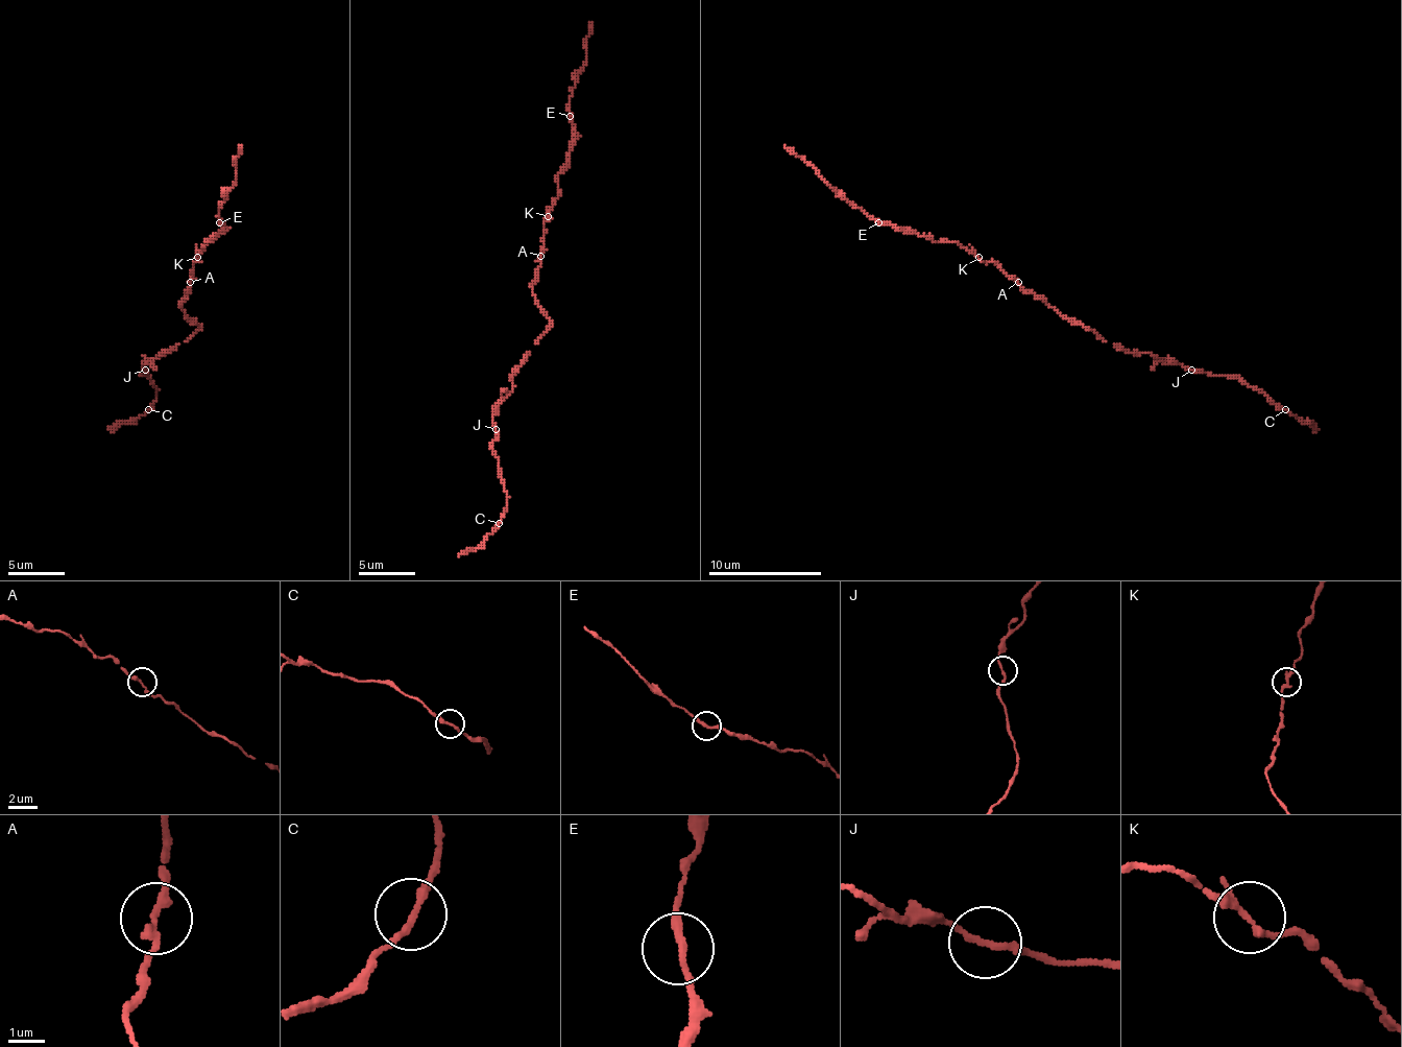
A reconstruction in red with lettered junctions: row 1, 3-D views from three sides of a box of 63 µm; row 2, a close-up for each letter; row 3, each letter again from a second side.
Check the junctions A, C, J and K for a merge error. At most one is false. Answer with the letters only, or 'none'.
none

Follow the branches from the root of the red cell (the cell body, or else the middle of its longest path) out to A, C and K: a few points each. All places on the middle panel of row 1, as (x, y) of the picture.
A: (532, 295), (532, 281), (540, 264), (540, 256)
C: (532, 295), (550, 327), (512, 378), (512, 389), (496, 406), (492, 449), (507, 494), (507, 512), (499, 523)
K: (532, 295), (532, 281), (540, 264), (547, 215)

